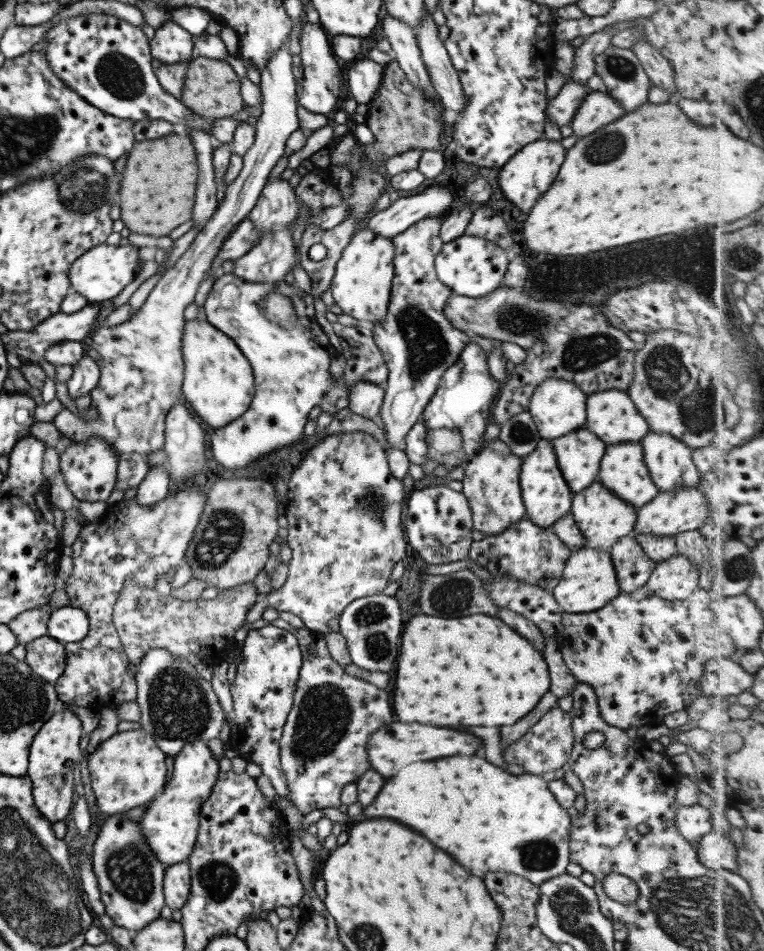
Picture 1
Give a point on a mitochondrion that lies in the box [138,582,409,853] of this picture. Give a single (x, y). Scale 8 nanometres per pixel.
(325, 714)

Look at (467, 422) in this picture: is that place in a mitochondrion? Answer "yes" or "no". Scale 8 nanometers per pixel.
yes

